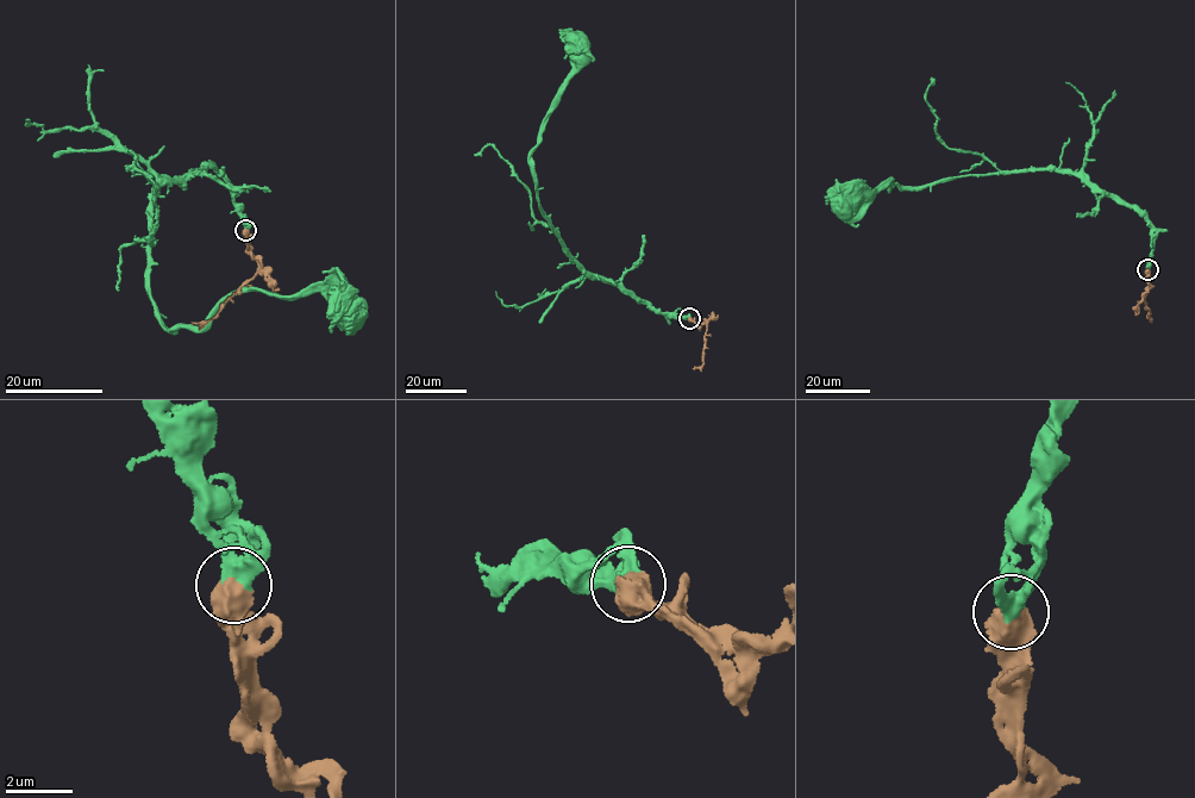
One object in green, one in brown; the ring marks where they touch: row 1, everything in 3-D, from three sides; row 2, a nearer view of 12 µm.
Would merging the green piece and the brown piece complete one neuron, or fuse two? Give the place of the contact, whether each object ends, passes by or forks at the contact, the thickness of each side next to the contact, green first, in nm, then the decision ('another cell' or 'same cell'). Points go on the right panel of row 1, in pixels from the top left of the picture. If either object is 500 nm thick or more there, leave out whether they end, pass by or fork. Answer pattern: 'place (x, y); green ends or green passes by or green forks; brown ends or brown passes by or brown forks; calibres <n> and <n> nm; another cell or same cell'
place (1147, 269); calibres 360 and 850 nm; same cell

